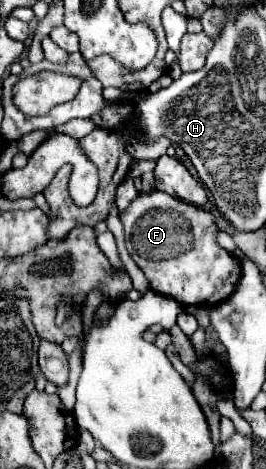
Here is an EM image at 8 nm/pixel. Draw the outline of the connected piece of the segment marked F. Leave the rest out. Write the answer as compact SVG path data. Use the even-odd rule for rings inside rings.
M165 192L139 194L125 212L121 212L121 222L125 226L125 242L131 258L145 272L153 292L175 298L179 304L219 304L231 296L239 278L239 260L217 246L215 232L217 226L213 216L201 206L187 204ZM193 232L193 242L189 240ZM175 250L185 250L175 256Z

